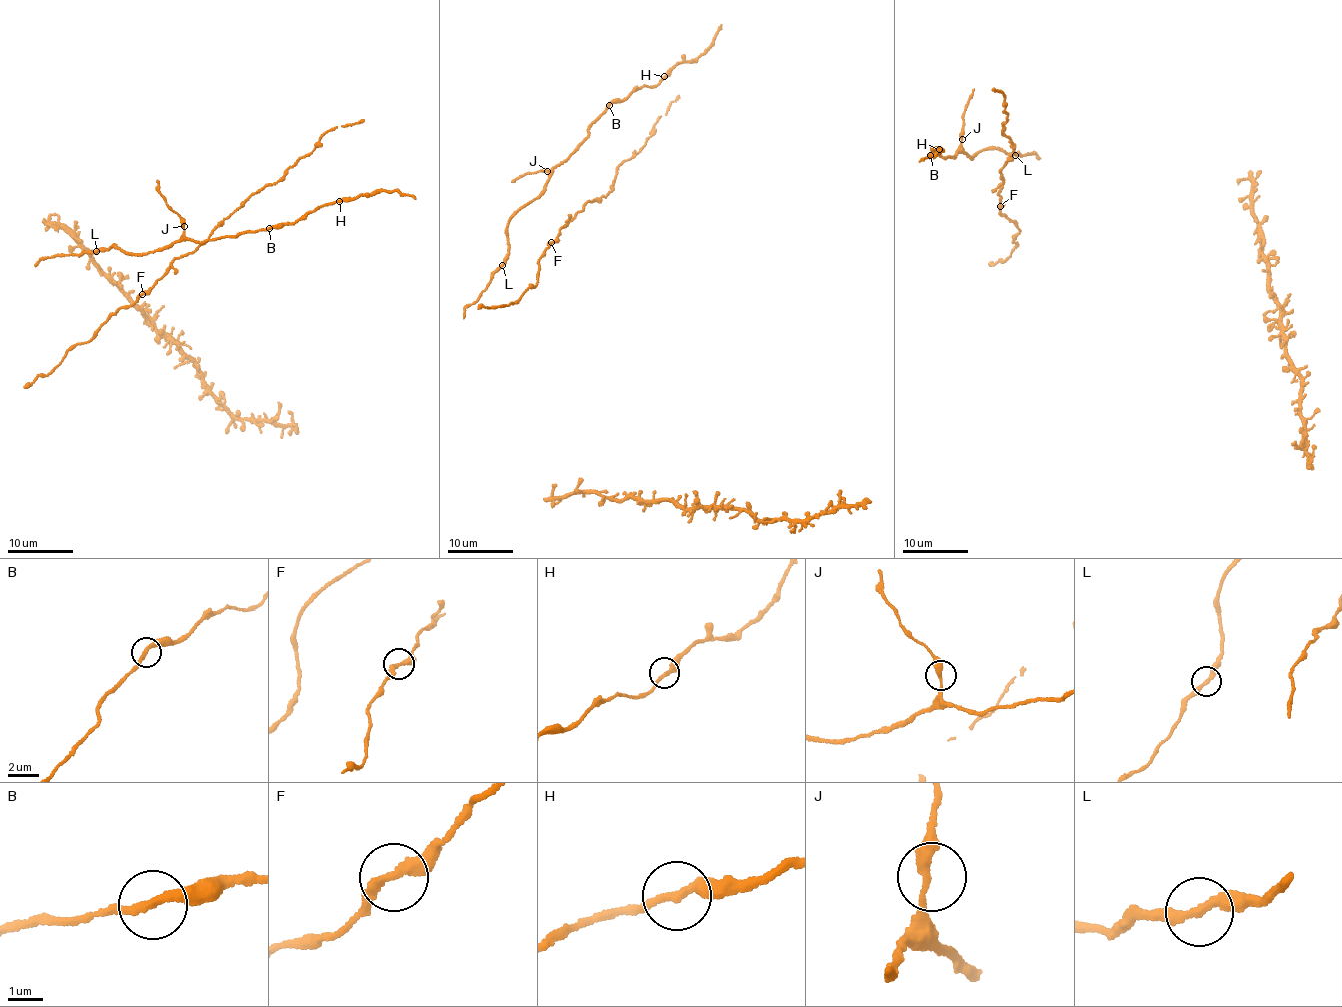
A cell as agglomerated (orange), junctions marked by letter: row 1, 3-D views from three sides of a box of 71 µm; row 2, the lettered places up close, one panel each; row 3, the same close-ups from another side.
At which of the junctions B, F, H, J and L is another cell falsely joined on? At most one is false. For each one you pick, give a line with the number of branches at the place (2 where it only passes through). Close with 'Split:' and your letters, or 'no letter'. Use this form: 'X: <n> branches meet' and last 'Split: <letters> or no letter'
Split: no letter

